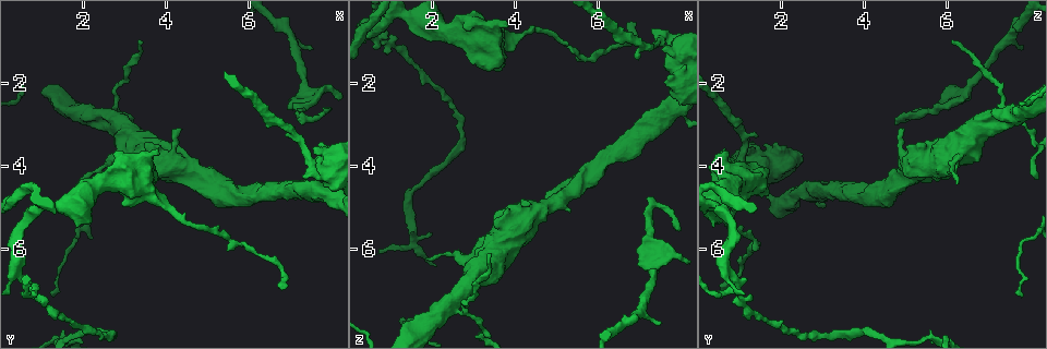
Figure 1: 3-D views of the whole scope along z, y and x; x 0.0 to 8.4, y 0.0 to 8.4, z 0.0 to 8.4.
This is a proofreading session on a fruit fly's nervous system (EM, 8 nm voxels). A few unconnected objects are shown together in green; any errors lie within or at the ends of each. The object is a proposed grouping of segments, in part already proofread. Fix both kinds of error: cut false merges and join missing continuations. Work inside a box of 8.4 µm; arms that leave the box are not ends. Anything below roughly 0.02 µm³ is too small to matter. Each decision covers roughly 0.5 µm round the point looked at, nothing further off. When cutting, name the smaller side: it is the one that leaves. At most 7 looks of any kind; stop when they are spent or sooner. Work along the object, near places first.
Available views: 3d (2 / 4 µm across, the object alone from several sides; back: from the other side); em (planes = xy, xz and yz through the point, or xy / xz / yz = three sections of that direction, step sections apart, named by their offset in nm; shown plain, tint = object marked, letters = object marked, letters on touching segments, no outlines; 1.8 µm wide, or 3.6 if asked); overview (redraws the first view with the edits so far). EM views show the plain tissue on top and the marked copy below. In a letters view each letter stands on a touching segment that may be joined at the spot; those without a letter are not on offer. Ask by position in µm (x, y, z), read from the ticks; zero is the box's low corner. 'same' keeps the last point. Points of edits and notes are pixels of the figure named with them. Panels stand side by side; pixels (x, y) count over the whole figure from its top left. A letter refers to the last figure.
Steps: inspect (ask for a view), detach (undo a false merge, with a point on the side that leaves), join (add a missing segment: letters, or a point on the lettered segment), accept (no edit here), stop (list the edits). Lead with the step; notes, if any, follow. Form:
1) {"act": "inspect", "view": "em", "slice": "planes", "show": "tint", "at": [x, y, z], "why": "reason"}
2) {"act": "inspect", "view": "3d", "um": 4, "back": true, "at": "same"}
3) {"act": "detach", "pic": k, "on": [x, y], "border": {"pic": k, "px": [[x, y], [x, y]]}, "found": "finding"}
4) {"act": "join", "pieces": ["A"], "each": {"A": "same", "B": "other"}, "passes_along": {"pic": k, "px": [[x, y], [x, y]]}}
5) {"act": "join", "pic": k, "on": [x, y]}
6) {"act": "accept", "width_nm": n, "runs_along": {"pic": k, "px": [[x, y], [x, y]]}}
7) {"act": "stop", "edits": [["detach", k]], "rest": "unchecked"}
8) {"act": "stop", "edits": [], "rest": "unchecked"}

{"act": "inspect", "view": "3d", "um": 4, "back": true, "at": [2.60, 2.80, 7.20], "why": "looks like a crossing"}

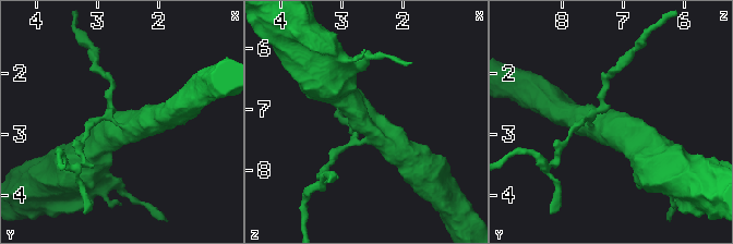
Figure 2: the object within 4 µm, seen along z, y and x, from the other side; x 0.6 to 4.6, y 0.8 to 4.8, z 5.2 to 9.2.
{"act": "inspect", "view": "em", "um": 3.6, "slice": "xz", "step": 16, "show": "tint", "at": [2.65, 2.80, 7.15], "why": "need the tissue"}

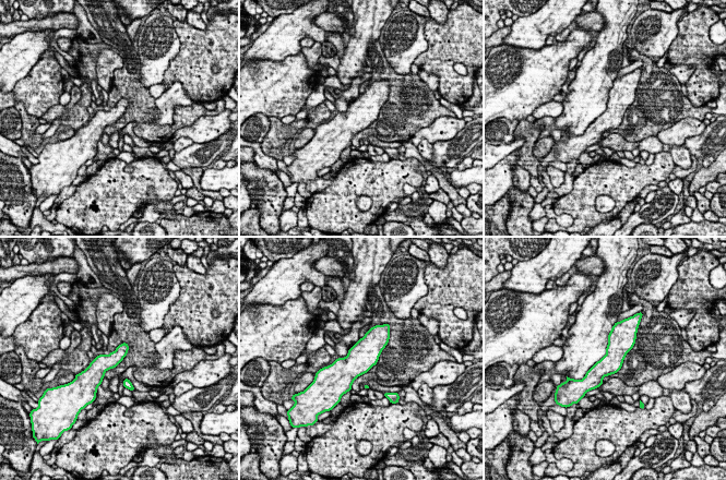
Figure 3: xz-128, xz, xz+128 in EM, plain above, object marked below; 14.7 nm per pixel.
{"act": "inspect", "view": "em", "um": 3.6, "slice": "planes", "show": "letters", "at": "same"}

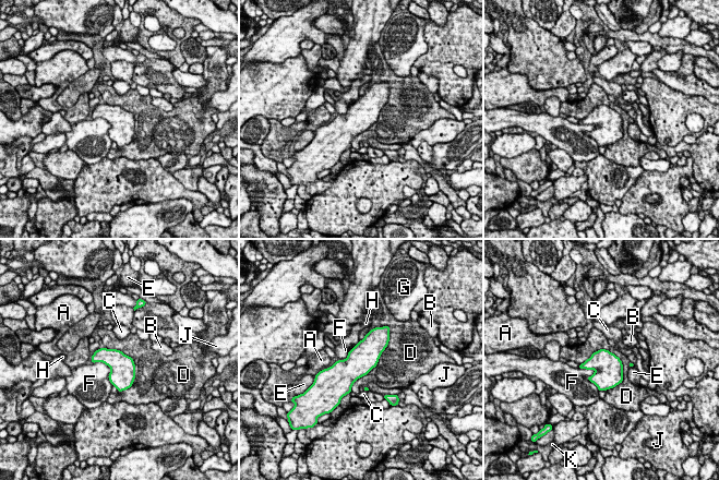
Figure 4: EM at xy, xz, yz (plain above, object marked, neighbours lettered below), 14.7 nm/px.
{"act": "accept", "longest_contact_nm": ["D", 700], "each": {"A": "other", "B": "other", "C": "other", "D": "other", "E": "other", "F": "other", "G": "other", "H": "other", "J": "other", "K": "other"}, "border": {"pic": 4, "px": [[579, 363], [608, 349], [623, 381]]}, "found": "all the same neuron"}

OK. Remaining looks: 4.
{"act": "inspect", "view": "em", "slice": "planes", "show": "tint", "at": [7.50, 1.20, 7.80]}

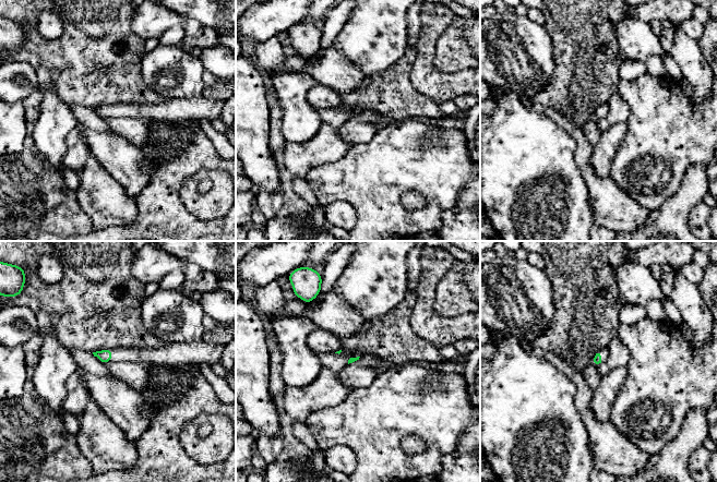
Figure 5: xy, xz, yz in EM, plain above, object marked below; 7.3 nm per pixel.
{"act": "inspect", "view": "em", "slice": "planes", "show": "letters", "at": "same"}

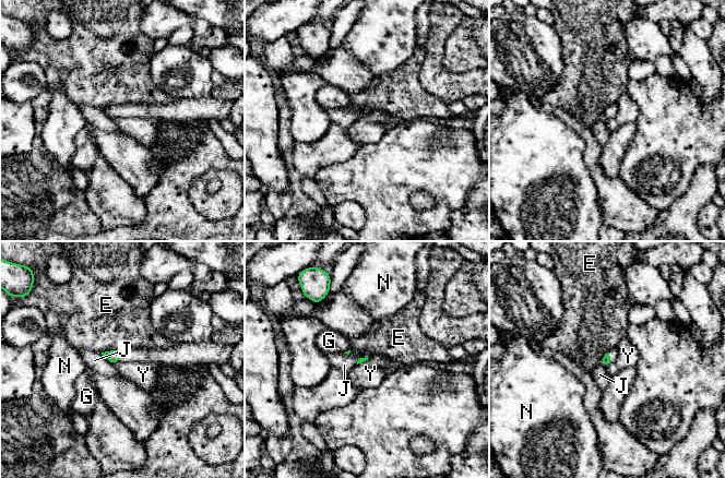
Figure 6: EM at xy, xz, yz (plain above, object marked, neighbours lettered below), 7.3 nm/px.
{"act": "accept", "each": {"E": "other", "G": "other", "J": "other", "N": "other", "Y": "other"}, "border": {"pic": 6, "px": [[118, 361], [113, 363]]}, "found": "none of them fits"}

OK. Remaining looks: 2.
{"act": "inspect", "view": "em", "slice": "xz", "step": 4, "show": "tint", "at": [6.95, 2.65, 6.05]}

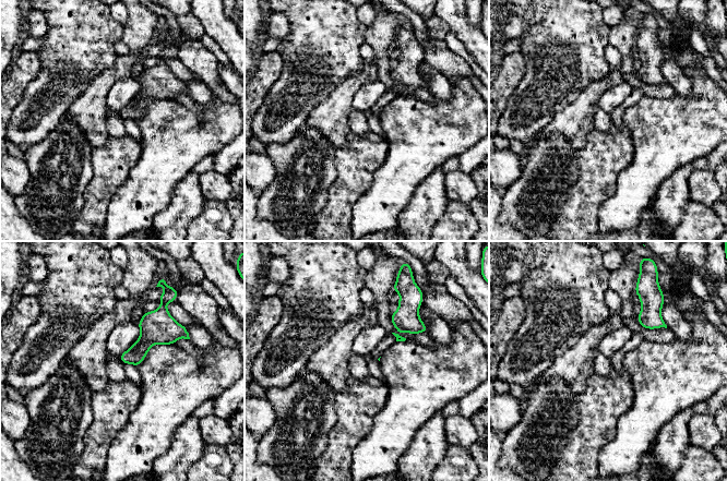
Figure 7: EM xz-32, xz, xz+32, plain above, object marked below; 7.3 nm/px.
{"act": "inspect", "view": "em", "slice": "planes", "show": "letters", "at": "same", "why": "another direction"}

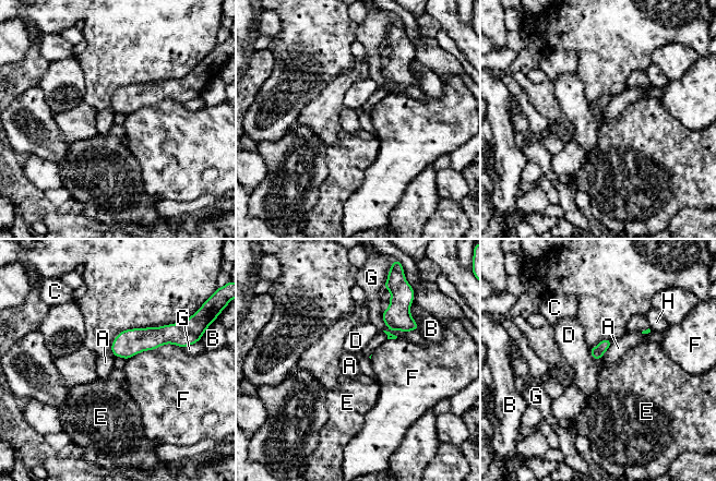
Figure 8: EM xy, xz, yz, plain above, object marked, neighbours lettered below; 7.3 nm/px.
{"act": "accept", "each": {"A": "other", "B": "other", "C": "other", "D": "other", "E": "other", "F": "other", "G": "other", "H": "other"}, "border": {"pic": 8, "px": [[613, 341], [599, 359]]}, "found": "no lettered segment goes on from it"}

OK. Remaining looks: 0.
{"act": "stop", "edits": [], "rest": "unchecked"}

